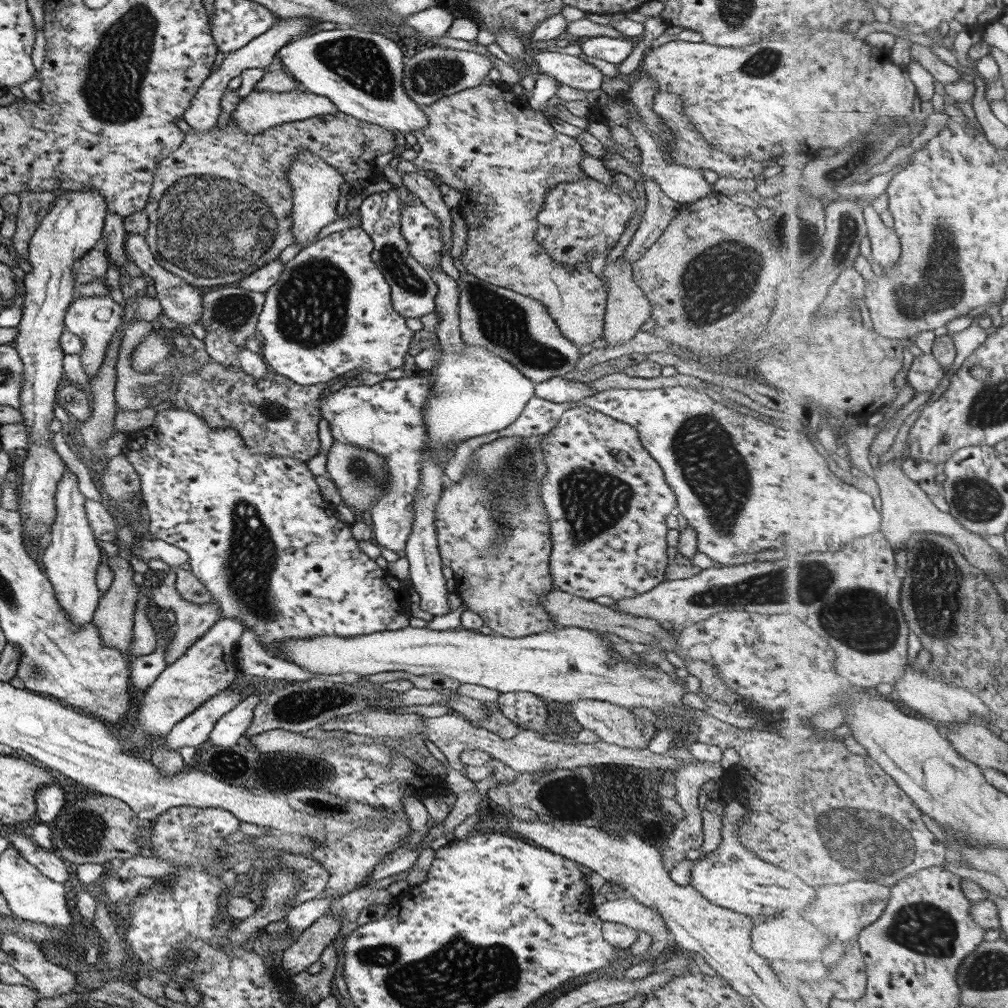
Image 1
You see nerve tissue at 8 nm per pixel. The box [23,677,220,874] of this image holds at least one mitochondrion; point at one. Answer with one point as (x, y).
(83, 831)

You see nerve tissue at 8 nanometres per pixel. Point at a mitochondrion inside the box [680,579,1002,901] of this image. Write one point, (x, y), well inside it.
(864, 840)

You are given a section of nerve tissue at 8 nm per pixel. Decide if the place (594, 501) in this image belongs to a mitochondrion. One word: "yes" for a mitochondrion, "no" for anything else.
yes

